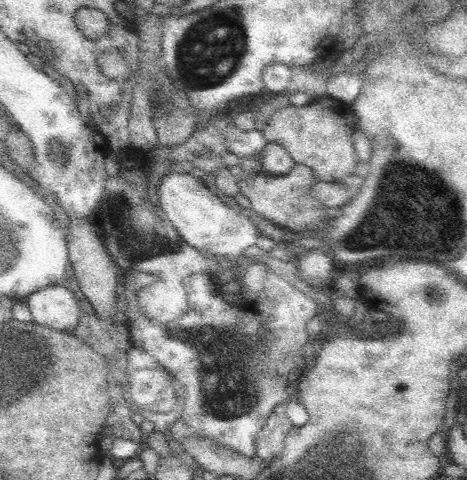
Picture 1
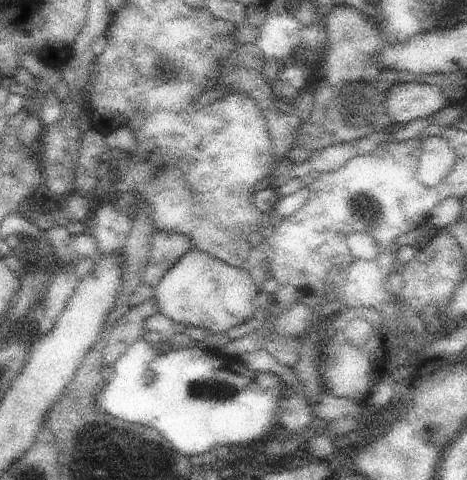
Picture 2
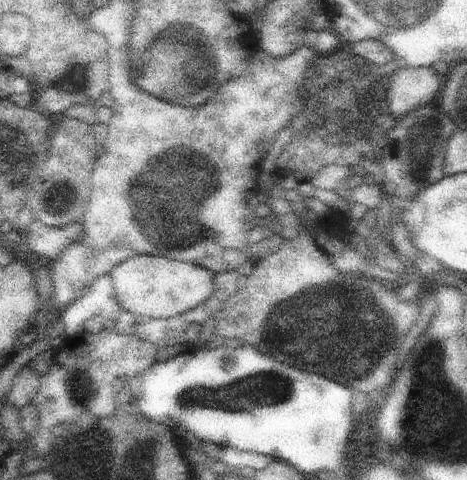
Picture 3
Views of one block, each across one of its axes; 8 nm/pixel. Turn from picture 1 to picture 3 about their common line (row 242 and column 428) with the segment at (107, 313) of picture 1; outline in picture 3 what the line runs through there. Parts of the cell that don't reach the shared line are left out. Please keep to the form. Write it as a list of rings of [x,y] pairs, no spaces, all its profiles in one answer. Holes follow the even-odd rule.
[[[399,68],[391,76],[387,90],[387,102],[393,120],[401,120],[419,106],[425,106],[433,98],[439,100],[443,90],[443,78],[433,68]]]

